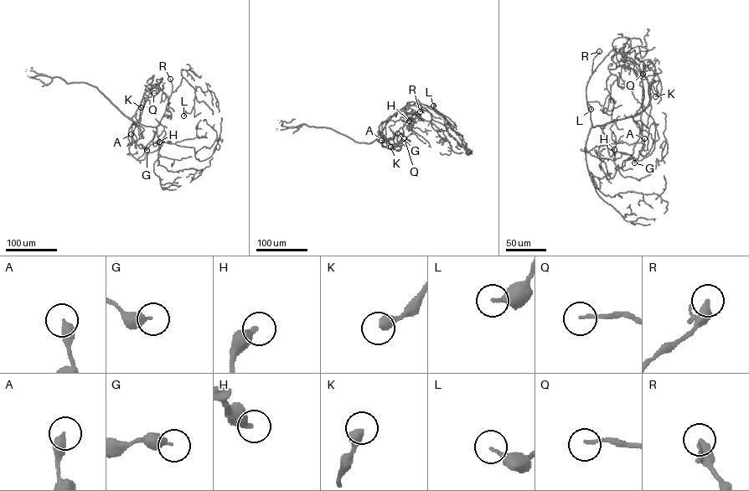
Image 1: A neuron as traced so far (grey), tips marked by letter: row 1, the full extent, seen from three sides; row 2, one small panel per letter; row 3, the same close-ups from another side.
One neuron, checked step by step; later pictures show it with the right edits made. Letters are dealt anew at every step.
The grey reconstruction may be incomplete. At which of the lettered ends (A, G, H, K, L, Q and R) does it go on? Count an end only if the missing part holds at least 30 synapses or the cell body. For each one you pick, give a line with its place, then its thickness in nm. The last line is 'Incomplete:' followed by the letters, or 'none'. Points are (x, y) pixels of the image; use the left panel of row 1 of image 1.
Incomplete: none

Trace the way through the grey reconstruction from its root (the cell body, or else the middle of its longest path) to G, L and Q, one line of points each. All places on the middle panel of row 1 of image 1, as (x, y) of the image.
G: (391, 116), (381, 136), (378, 136), (382, 123), (390, 120), (395, 122), (389, 127), (393, 133), (397, 133)
L: (391, 116), (417, 102), (433, 120), (445, 125), (444, 118), (433, 105)
Q: (391, 116), (379, 136), (388, 140), (392, 138), (395, 147), (402, 142), (400, 139), (410, 142), (404, 138)

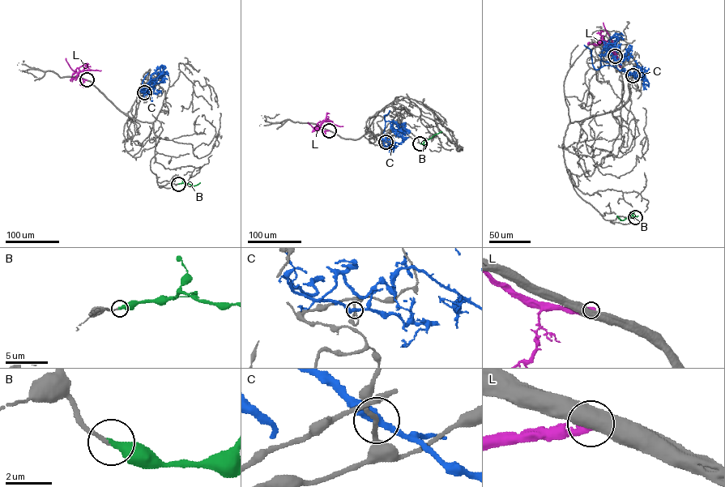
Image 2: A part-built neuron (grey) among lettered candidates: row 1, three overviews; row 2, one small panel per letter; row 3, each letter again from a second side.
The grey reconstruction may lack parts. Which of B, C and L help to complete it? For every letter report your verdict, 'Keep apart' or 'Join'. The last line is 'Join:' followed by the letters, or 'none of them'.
B: Join
C: Keep apart
L: Keep apart
Join: B

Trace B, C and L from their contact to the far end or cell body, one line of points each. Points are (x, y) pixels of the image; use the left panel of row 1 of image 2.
B: (178, 184), (194, 185), (200, 182)
C: (144, 92), (140, 90), (142, 86), (148, 83), (153, 83), (162, 76), (160, 73)
L: (87, 79), (82, 79), (78, 72), (101, 70)

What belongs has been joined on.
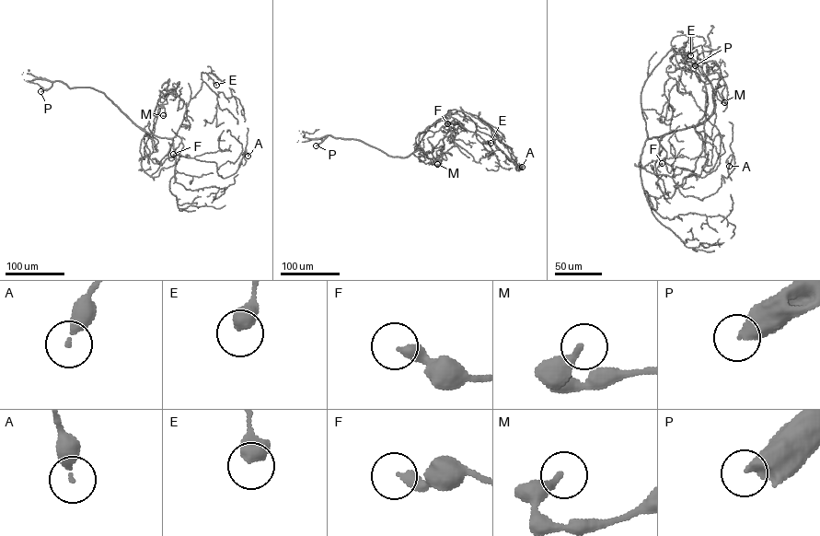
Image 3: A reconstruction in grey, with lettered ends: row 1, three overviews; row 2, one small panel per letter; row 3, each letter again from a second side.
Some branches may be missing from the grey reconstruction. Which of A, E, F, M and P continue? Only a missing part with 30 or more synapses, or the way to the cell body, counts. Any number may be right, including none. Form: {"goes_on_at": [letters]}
{"goes_on_at": ["P"]}

